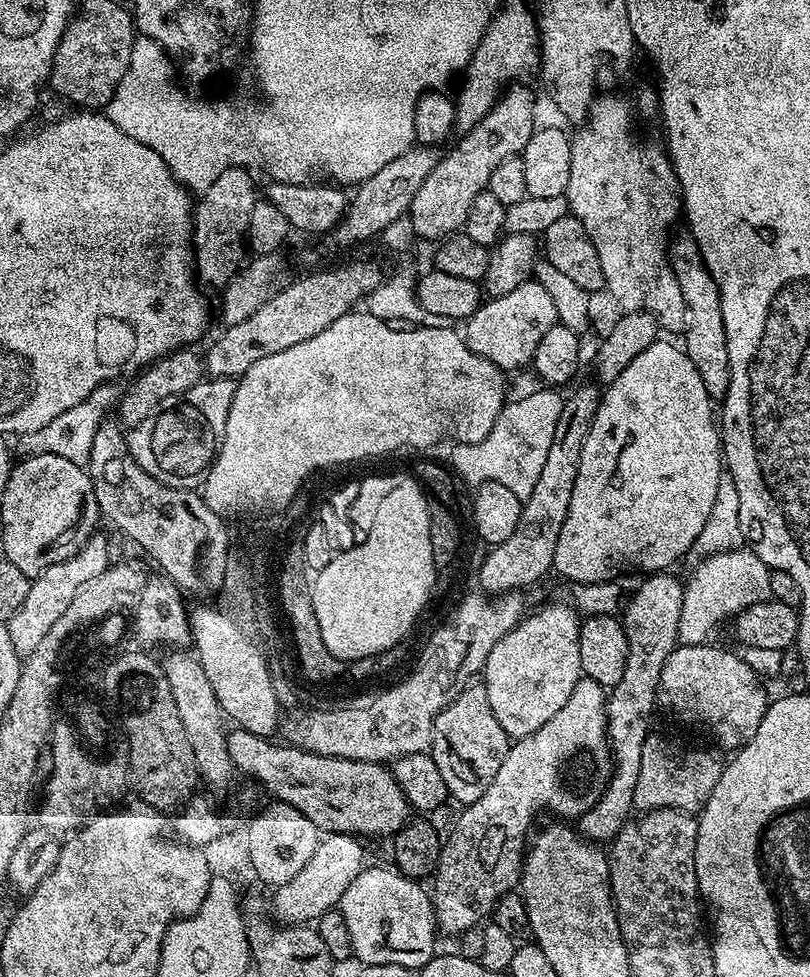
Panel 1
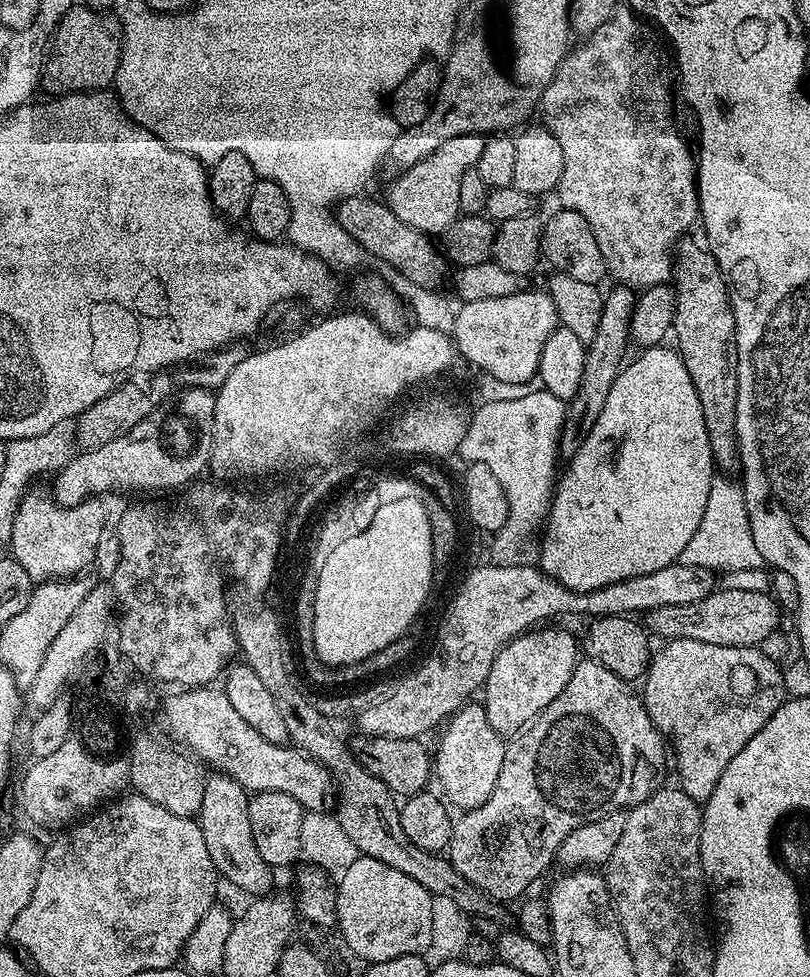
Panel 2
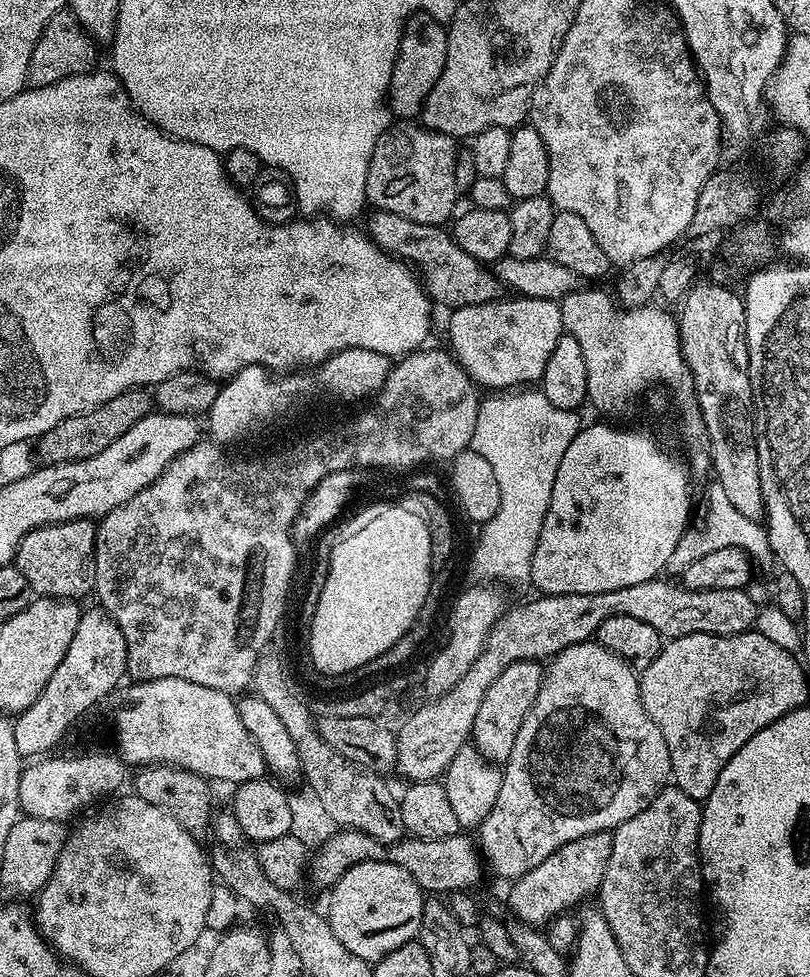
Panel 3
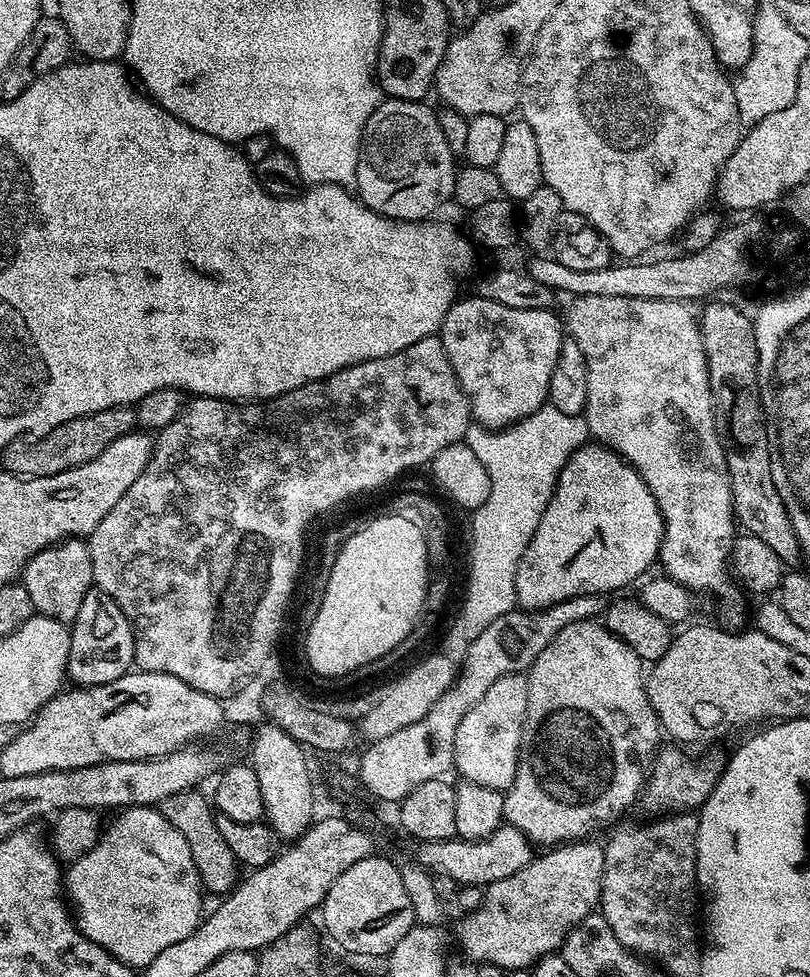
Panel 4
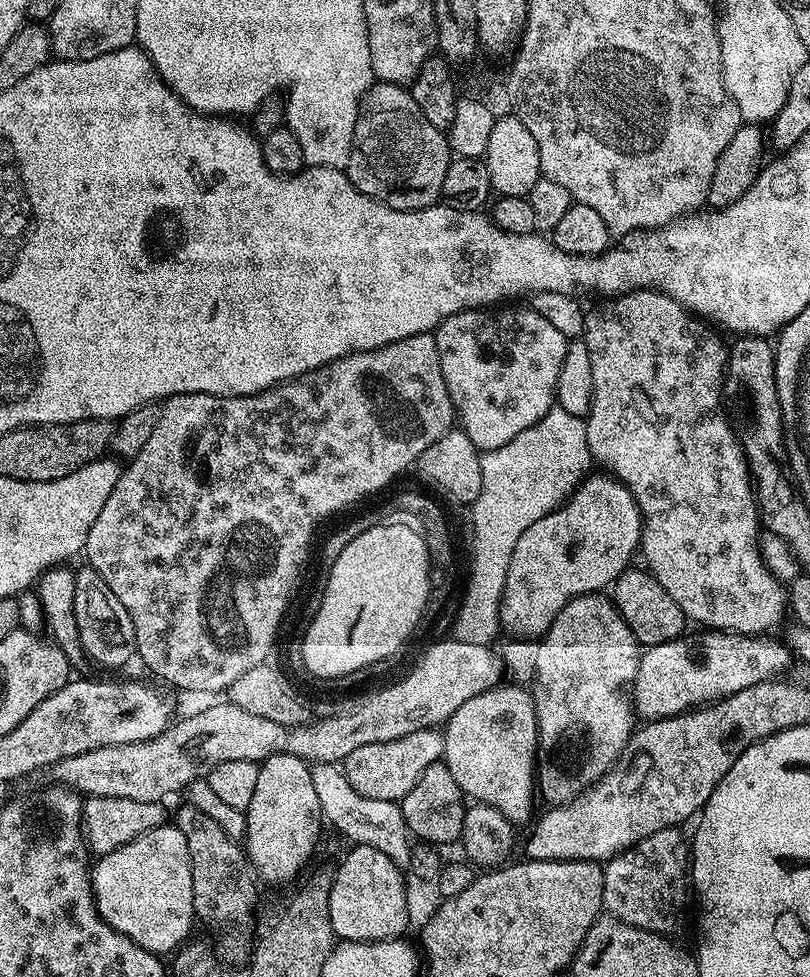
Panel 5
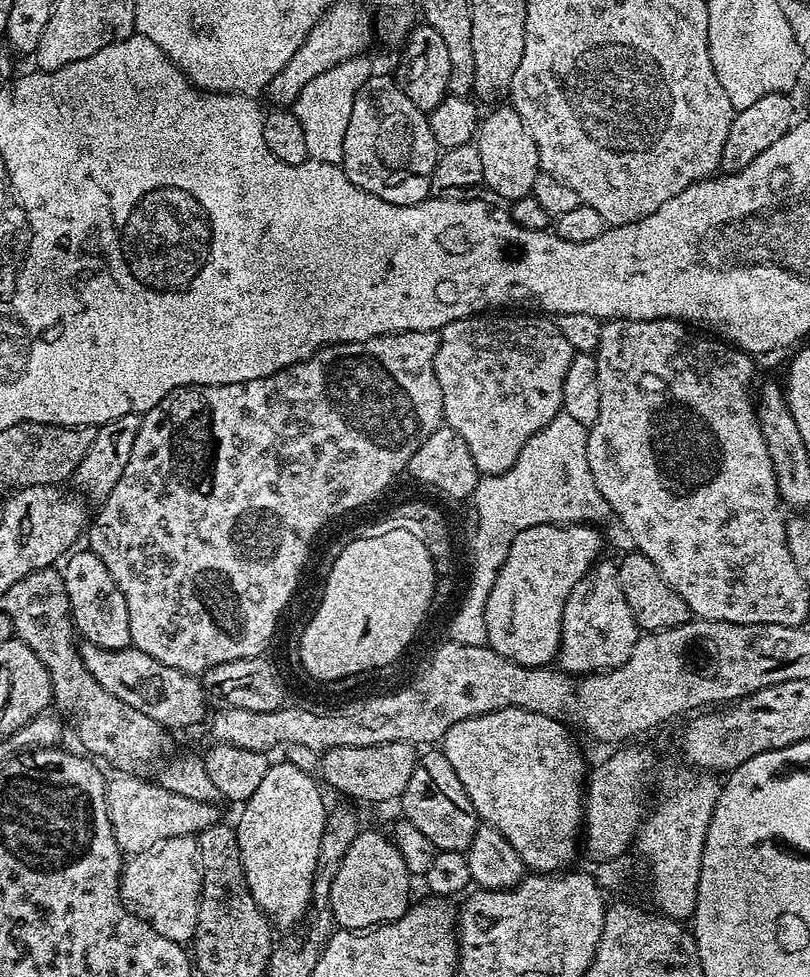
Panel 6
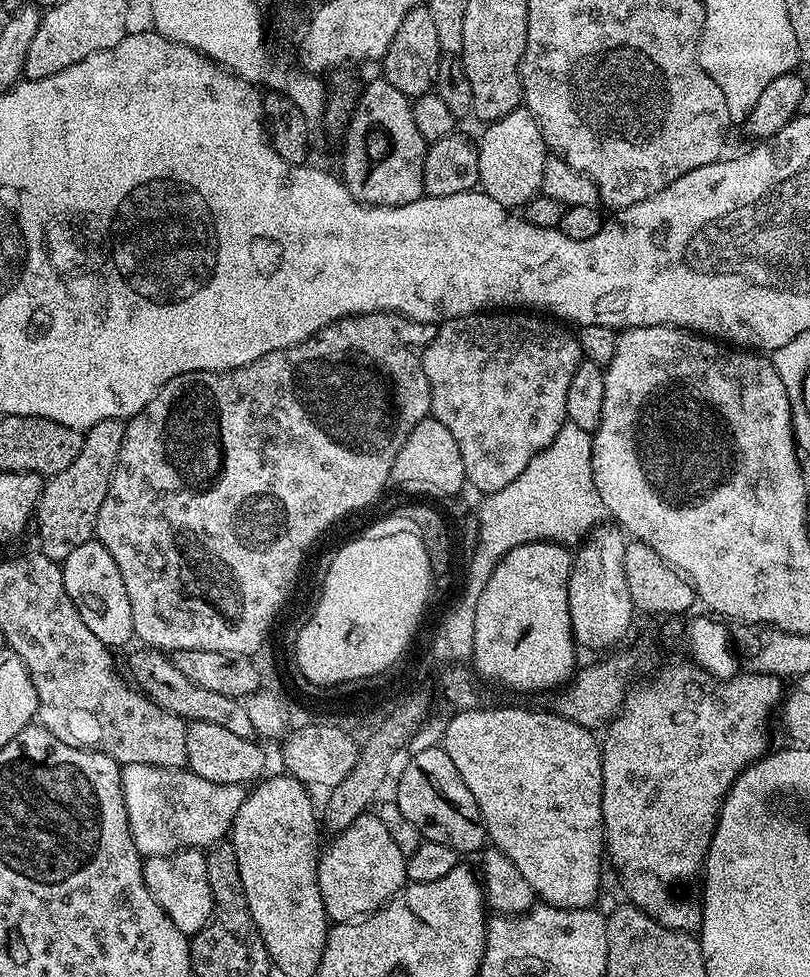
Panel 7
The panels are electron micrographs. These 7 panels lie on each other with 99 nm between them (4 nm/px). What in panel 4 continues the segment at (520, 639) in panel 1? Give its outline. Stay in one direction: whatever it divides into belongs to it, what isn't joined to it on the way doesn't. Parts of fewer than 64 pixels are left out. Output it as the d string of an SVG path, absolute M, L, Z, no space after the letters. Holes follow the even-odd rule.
M512 672L498 678L472 709L462 718L458 734L454 734L454 768L461 772L470 784L486 786L497 790L512 787L516 763L520 757L522 726L526 718L526 698L528 697L527 675Z

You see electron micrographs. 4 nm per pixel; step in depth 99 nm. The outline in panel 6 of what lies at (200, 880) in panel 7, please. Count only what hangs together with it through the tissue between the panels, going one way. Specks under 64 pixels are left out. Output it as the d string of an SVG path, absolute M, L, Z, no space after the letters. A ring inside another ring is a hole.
M196 836L166 838L162 843L150 846L150 850L128 856L124 869L120 871L120 898L143 916L151 928L158 930L162 938L187 945L196 934L200 905L200 866L196 854Z

